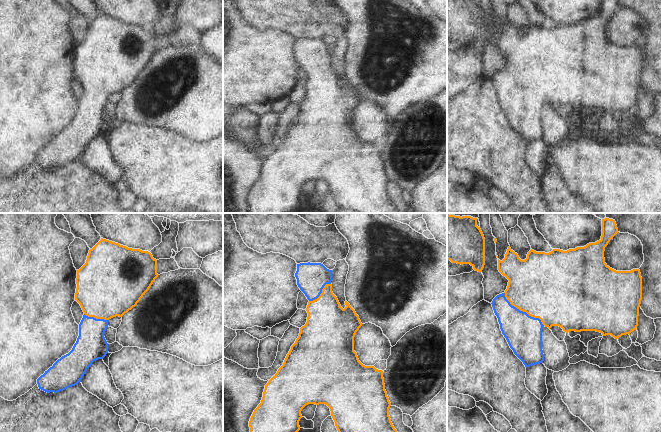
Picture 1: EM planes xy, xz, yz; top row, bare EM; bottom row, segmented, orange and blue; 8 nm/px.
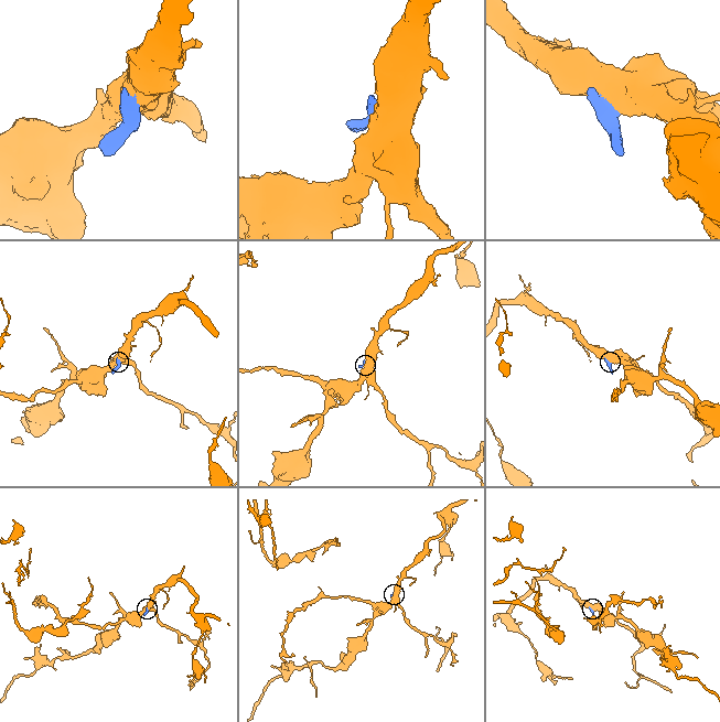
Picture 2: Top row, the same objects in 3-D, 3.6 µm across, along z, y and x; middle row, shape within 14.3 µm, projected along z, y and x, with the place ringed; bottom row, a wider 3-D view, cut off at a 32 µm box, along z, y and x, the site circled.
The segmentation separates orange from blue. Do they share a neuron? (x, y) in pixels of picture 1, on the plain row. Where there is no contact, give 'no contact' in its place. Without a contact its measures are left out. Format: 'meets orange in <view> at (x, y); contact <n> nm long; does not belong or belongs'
meets orange in yz at (522, 86); contact 420 nm long; belongs

